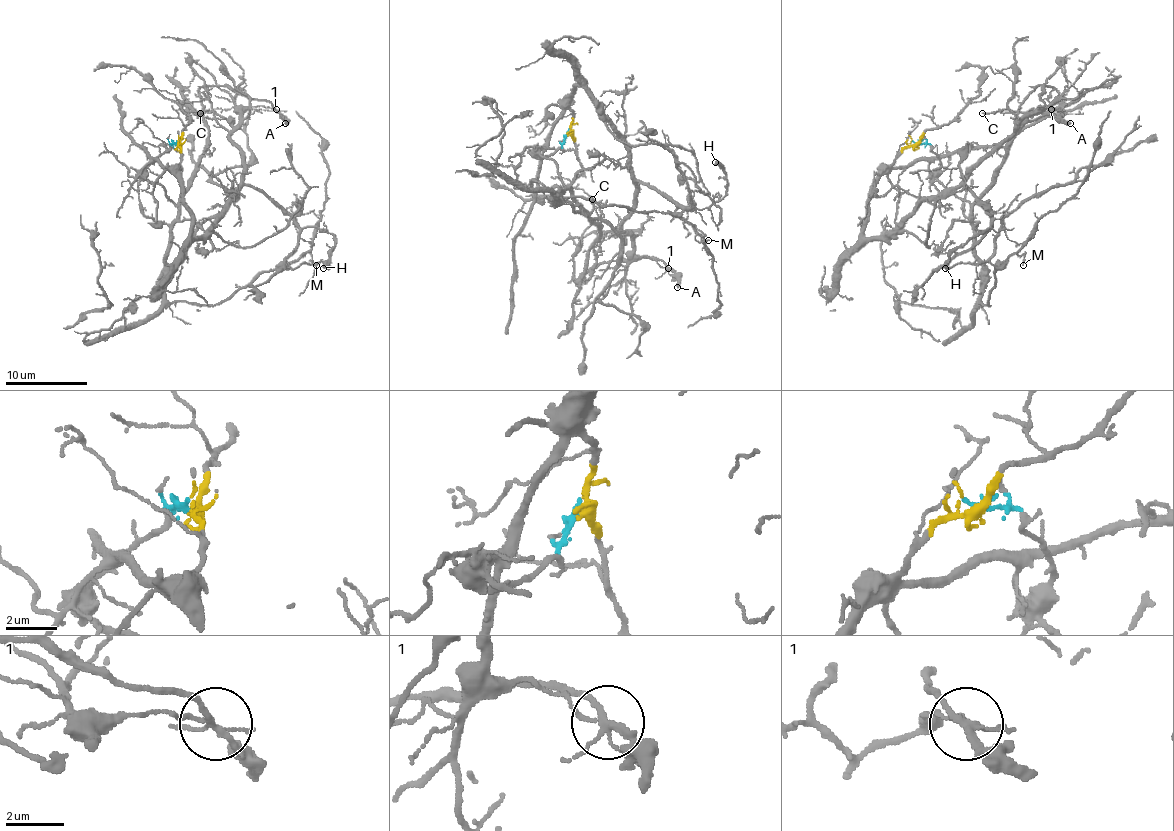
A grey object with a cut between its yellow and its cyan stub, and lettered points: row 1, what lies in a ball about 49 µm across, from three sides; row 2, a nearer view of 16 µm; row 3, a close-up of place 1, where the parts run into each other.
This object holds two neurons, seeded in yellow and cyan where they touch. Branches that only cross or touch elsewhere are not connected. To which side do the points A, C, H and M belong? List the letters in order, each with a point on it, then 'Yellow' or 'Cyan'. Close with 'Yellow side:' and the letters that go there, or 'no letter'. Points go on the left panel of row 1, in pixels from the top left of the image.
A: Place: (285, 123). Cyan
C: Place: (200, 113). Cyan
H: Place: (323, 268). Yellow
M: Place: (316, 265). Cyan
Yellow side: H

